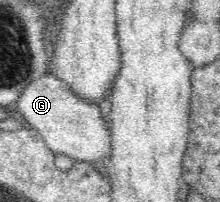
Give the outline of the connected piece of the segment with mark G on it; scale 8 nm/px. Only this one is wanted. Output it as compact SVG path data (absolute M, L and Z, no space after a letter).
M46 74L37 80L33 80L19 96L17 100L16 116L20 117L26 126L33 127L41 133L47 146L56 154L69 156L73 161L87 162L90 165L107 165L111 158L111 131L107 122L101 116L101 110L97 103L87 101L79 97L65 81L53 74Z

